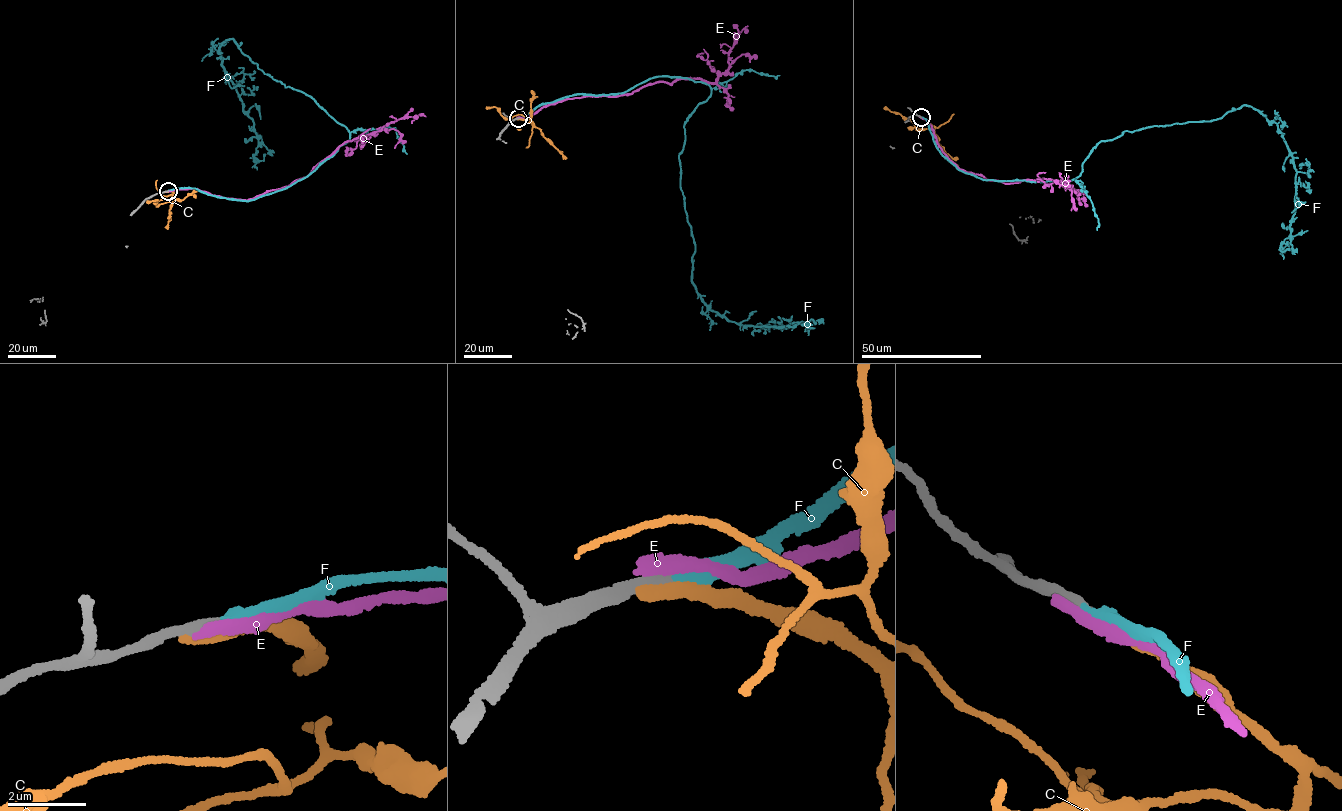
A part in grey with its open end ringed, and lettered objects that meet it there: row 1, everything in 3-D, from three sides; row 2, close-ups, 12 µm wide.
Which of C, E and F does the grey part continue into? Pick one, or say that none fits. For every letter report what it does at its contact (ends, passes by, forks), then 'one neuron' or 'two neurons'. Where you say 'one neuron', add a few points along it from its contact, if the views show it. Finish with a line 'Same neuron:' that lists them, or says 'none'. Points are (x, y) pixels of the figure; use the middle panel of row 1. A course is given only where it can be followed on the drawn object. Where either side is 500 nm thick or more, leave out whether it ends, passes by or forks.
C: it ends; two neurons
E: it ends; two neurons
F: it ends; one neuron; course (518, 118), (659, 76), (706, 83), (679, 156), (691, 282), (730, 321), (814, 324)
Same neuron: F

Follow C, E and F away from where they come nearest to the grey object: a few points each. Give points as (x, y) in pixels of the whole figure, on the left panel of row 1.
C: (166, 191), (172, 191), (174, 200), (147, 202)
E: (167, 191), (197, 188), (215, 195), (254, 198), (307, 176), (344, 142), (374, 133), (393, 121), (421, 115)
F: (167, 190), (256, 199), (348, 142), (313, 98), (226, 39), (222, 67), (263, 154)

